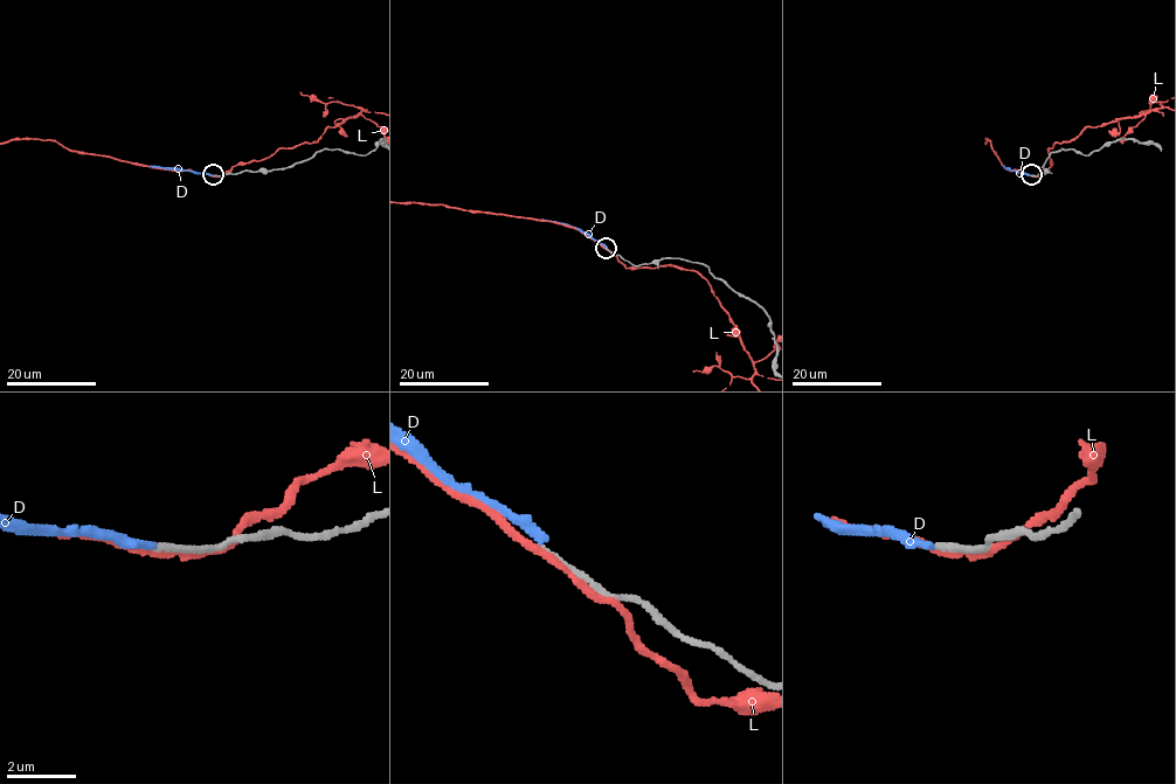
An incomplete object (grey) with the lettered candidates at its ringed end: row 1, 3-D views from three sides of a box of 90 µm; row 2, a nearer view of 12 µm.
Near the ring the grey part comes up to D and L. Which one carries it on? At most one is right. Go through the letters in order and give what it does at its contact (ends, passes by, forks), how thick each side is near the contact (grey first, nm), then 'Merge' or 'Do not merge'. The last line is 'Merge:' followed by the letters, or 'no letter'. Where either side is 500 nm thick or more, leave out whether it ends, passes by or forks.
D: It ends there. Thickness 190 nm (grey) against 260 nm. Do not merge
L: It passes by. Thickness 280 nm (grey) against 200 nm. Do not merge
Merge: no letter

